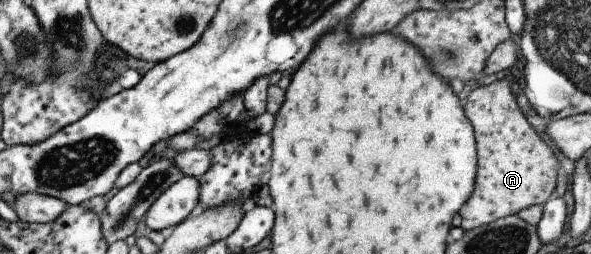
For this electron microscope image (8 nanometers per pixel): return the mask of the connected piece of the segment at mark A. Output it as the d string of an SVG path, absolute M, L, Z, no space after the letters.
M498 78L469 91L464 115L472 126L475 137L477 164L474 189L466 205L460 207L460 227L464 231L482 227L512 216L532 205L544 205L555 188L560 165L552 148L538 138L526 115L520 112L510 92L508 80Z

